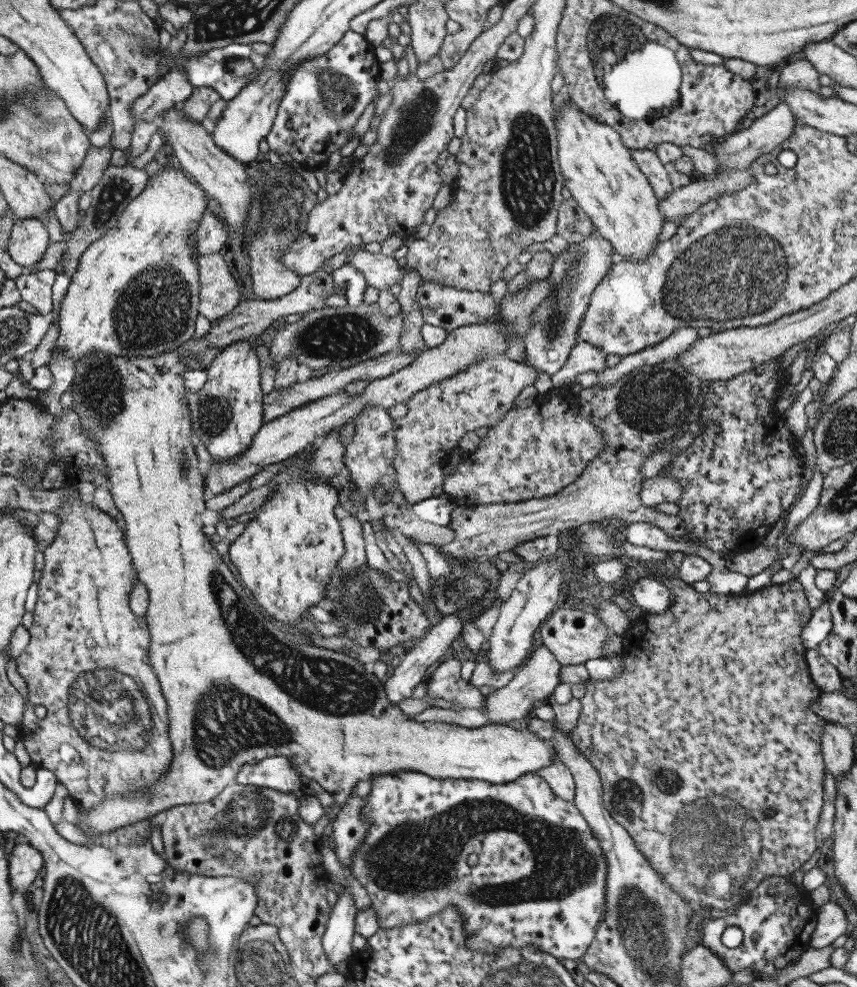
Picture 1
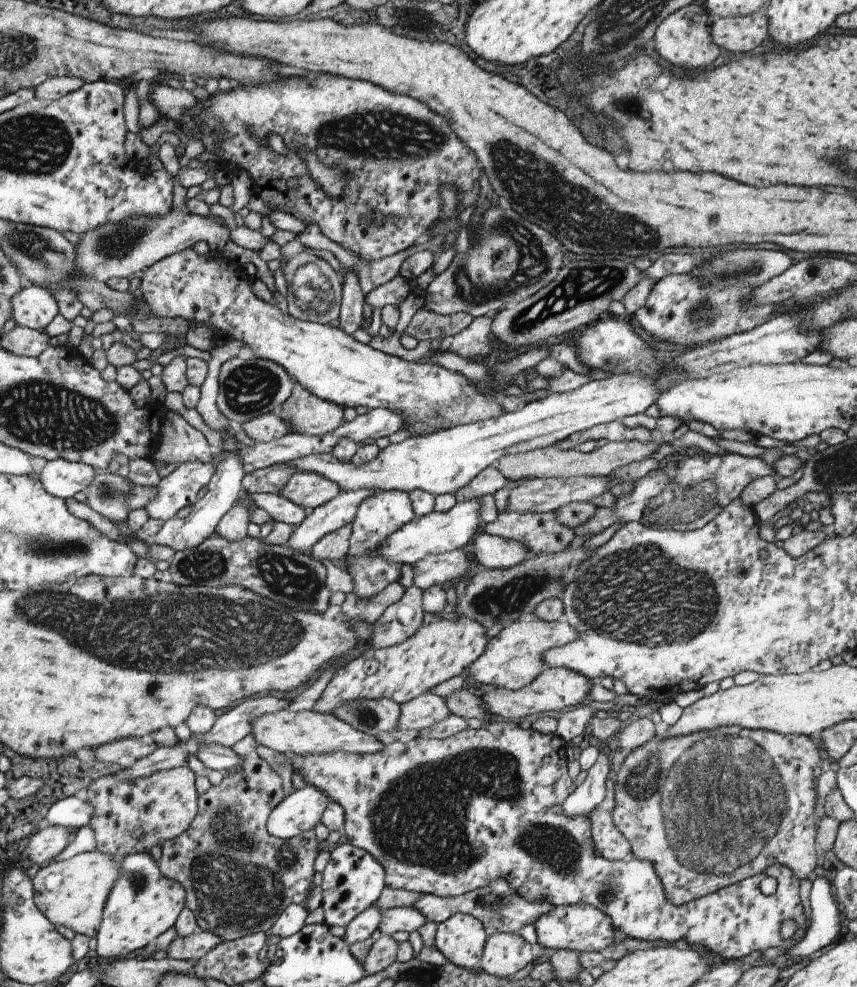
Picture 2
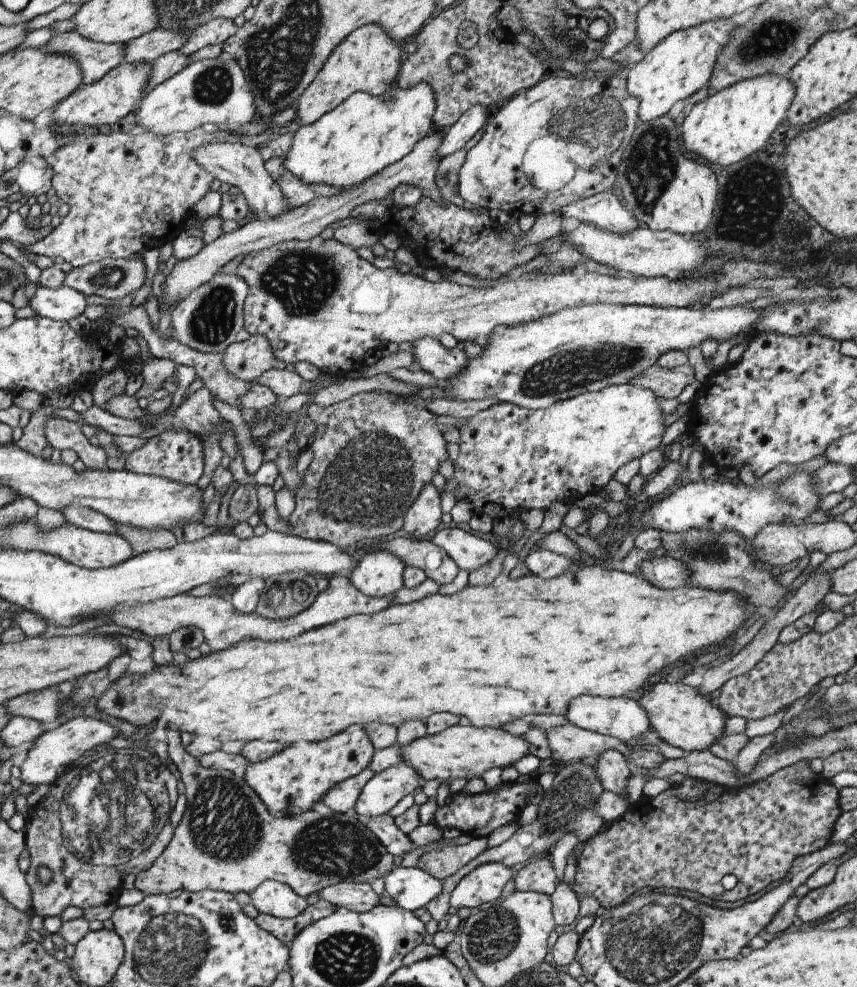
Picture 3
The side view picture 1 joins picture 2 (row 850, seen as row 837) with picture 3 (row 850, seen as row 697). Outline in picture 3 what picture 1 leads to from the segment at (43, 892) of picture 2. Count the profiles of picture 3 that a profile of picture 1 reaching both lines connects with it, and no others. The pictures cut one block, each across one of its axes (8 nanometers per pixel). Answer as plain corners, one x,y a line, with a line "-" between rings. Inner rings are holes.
170,727
167,734
169,758
176,765
186,787
185,812
162,855
158,856
151,868
136,875
134,887
145,896
175,891
197,892
203,889
232,894
245,892
250,895
258,884
268,878
274,878
292,886
292,890
306,899
312,893
320,893
324,888
342,882
372,883
394,869
394,856
390,855
367,826
358,820
354,810
348,814
320,814
316,810
310,810
294,817
274,818
266,812
262,800
243,778
223,769
203,768
182,746
181,733
178,730

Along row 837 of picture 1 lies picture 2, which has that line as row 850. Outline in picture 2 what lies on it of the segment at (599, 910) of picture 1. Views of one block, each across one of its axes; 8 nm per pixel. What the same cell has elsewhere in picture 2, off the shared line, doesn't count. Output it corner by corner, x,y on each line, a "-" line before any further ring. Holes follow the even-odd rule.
494,719
492,722
489,720
485,721
478,729
468,727
466,730
462,730
462,732
445,739
429,739
418,736
407,743
396,741
386,745
376,754
352,754
334,751
330,752
330,754
298,756
288,753
286,758
291,760
292,772
302,774
302,778
306,780
308,785
318,788
331,801
342,806
342,810
344,810
343,840
347,840
352,846
366,850
374,860
382,864
385,872
385,884
390,888
404,889
421,895
428,893
441,897
457,897
477,888
484,888
484,886
488,886
488,884
492,884
494,880
500,878
500,880
506,880
520,894
520,898
528,900
528,902
548,902
552,906
570,906
578,903
592,905
600,912
610,916
612,926
619,930
621,937
638,938
638,940
664,940
670,942
670,944
674,944
678,940
685,940
688,944
703,946
711,953
715,953
728,961
741,959
754,951
762,952
768,948
787,950
800,942
804,934
806,934
806,930
808,930
808,916
804,914
804,908
802,903
800,903
799,878
794,876
794,872
784,866
784,864
773,864
766,870
756,874
756,876
748,877
737,884
724,887
689,903
674,906
670,900
667,900
658,874
656,874
654,865
650,860
638,860
631,856
623,861
611,861
600,856
594,850
589,817
576,816
576,818
570,818
562,810
564,800
570,796
571,792
576,790
576,786
568,774
566,747
567,743
555,734
540,734
538,730
532,728
521,728
518,721
504,721
504,719
496,721
-
768,876
775,878
778,886
776,886
774,894
765,896
760,891
760,882
764,878
768,878
-
786,920
796,920
798,922
798,932
796,932
794,937
788,938
788,940
784,940
782,934
780,934
780,926

